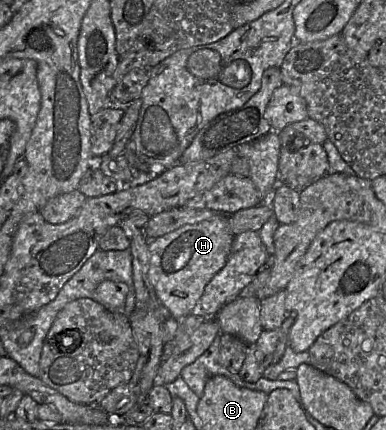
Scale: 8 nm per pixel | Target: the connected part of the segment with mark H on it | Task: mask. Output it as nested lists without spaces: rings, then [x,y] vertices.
[[[217,214],[209,220],[182,226],[171,233],[149,241],[149,282],[159,301],[177,321],[183,320],[193,313],[205,287],[226,264],[235,237],[229,227],[230,216]]]

